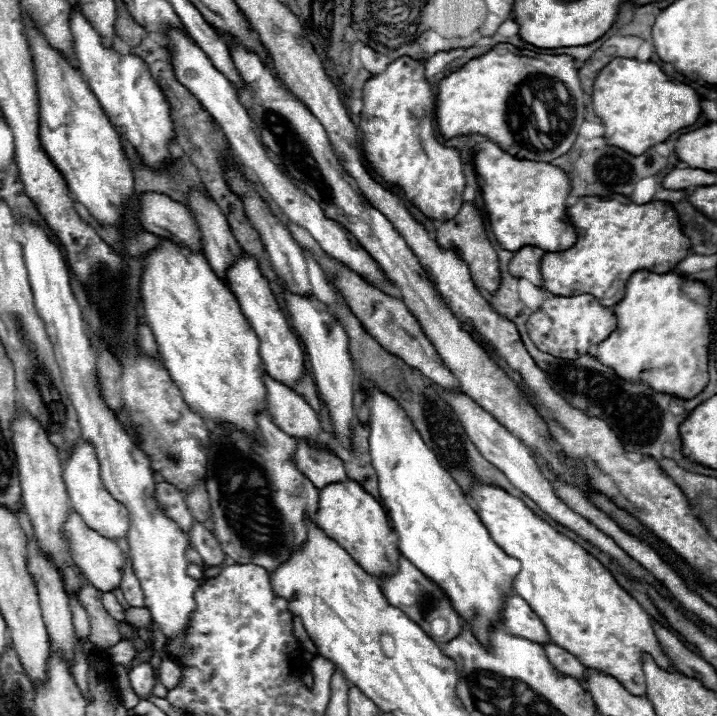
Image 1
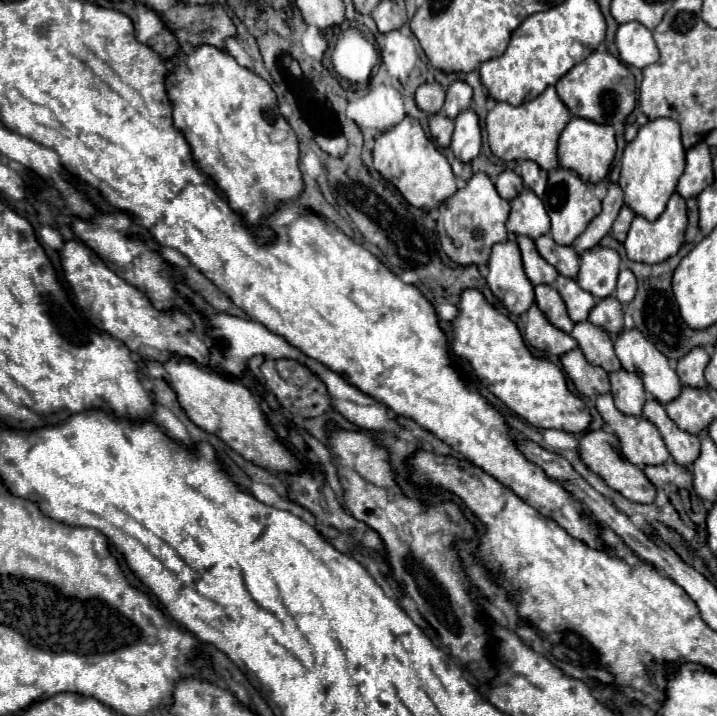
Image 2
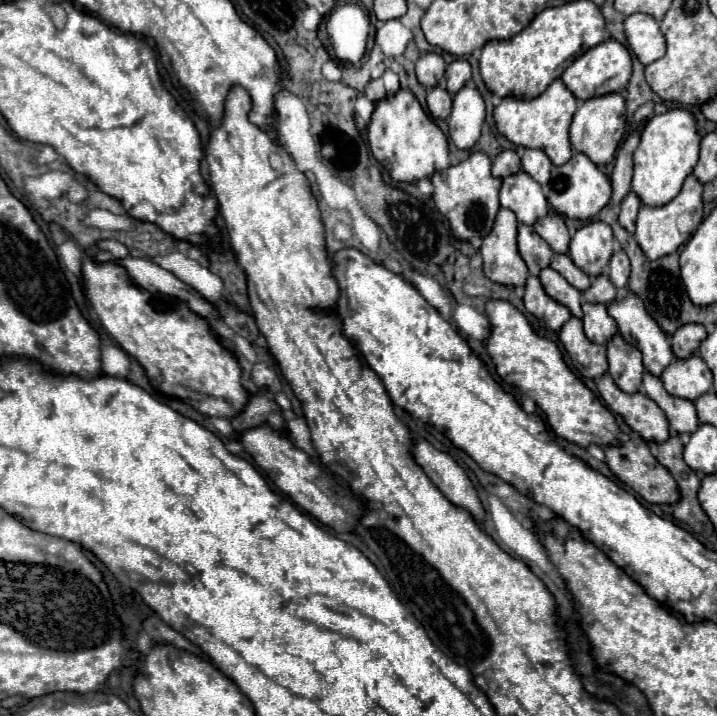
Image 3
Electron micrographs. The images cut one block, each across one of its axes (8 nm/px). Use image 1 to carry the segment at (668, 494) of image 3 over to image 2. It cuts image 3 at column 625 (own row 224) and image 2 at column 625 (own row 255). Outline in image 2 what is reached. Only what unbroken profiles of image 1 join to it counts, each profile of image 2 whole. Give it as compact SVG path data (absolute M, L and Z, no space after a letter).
M590 430L590 432L582 434L582 436L578 438L578 442L580 442L580 446L582 446L580 456L582 456L582 460L586 462L586 466L588 466L592 472L596 472L598 476L602 476L604 482L606 482L610 488L618 490L622 496L626 496L626 498L632 500L632 502L652 504L652 500L656 498L656 488L654 488L654 484L644 476L644 472L642 472L640 466L636 466L636 464L628 462L626 458L622 458L622 454L620 454L620 450L618 450L618 444L620 444L618 436L614 436L612 432L606 432L606 430L596 430L596 432Z

